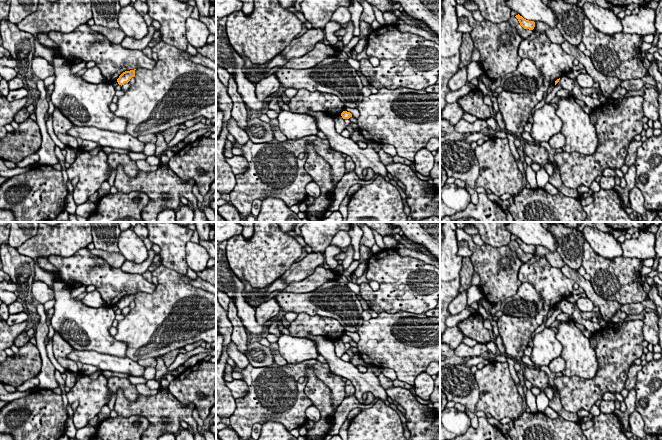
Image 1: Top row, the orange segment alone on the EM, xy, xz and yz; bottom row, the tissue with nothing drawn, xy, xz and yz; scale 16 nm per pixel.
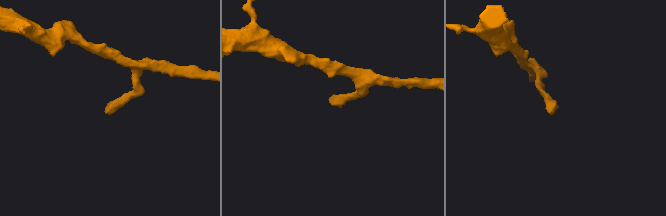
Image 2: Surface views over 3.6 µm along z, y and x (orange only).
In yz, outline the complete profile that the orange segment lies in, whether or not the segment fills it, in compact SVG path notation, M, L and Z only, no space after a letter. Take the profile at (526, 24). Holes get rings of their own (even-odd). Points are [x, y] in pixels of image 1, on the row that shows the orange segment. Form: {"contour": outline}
{"contour": "M519 14L515 16L520 25L524 28L524 29L529 29L529 30L533 30L535 27L535 22L534 21L529 21L524 19L522 16L520 16Z"}

